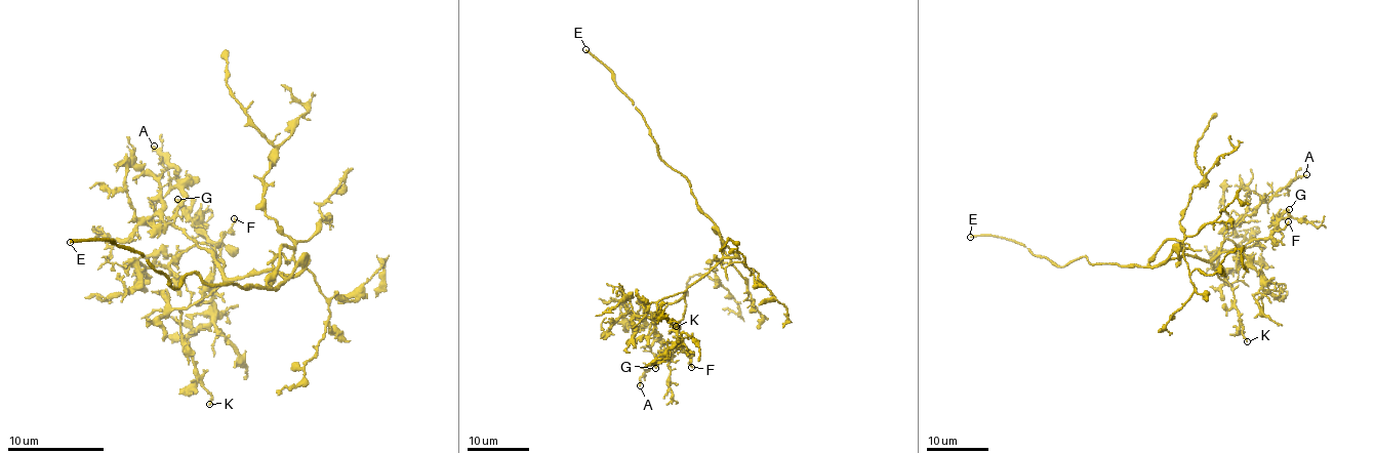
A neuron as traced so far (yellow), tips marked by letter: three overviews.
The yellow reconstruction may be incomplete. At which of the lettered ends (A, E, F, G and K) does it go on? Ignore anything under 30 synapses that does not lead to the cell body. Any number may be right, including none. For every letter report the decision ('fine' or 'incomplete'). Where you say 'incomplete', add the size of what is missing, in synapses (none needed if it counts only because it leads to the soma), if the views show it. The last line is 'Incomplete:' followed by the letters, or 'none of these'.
A: fine
E: incomplete
F: fine
G: fine
K: fine
Incomplete: E

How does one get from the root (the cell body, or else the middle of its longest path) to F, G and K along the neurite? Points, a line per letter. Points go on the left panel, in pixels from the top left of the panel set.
F: (270, 288), (284, 279), (275, 271), (224, 276), (224, 263), (216, 259), (214, 249), (231, 233), (234, 218)
G: (270, 288), (284, 279), (275, 271), (227, 279), (216, 245), (186, 215), (177, 199)
K: (270, 288), (284, 279), (275, 271), (250, 271), (180, 310), (180, 343), (211, 397), (209, 404)

